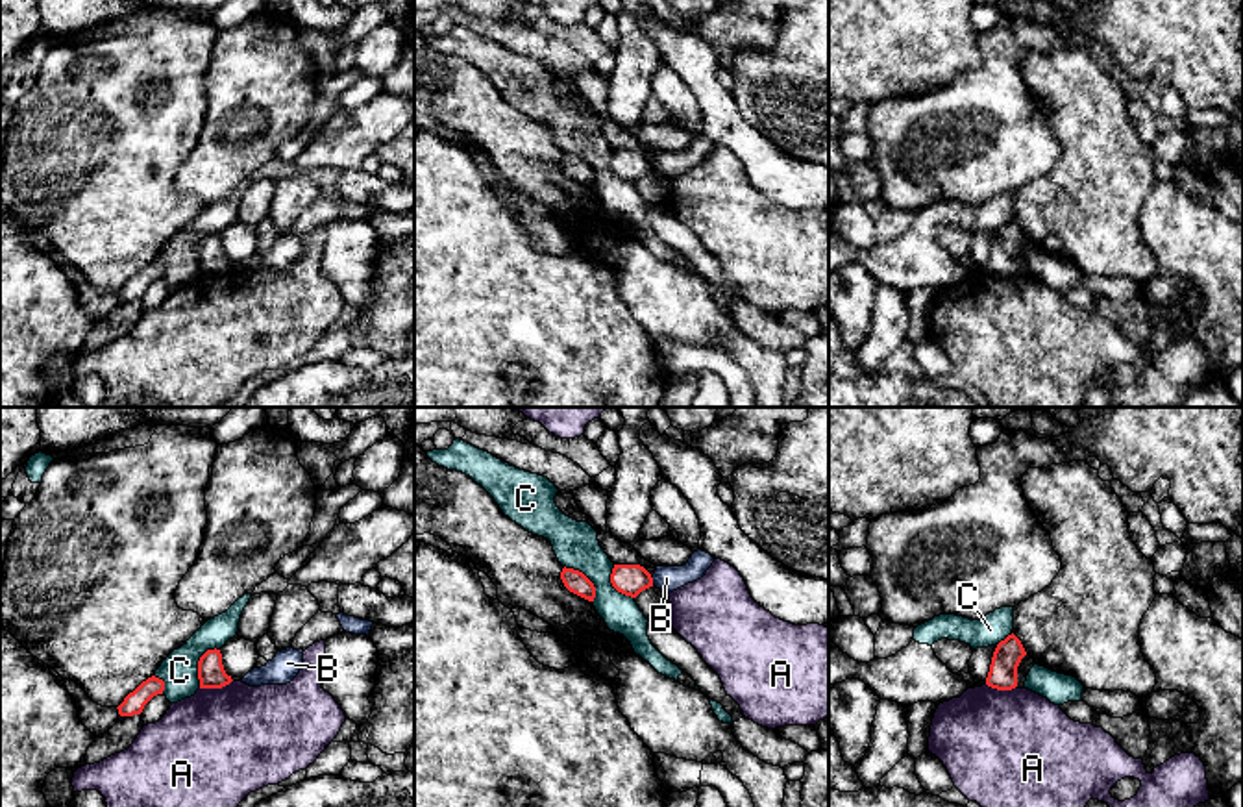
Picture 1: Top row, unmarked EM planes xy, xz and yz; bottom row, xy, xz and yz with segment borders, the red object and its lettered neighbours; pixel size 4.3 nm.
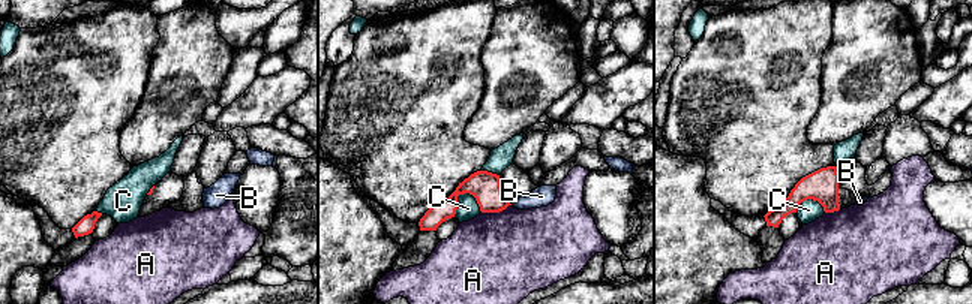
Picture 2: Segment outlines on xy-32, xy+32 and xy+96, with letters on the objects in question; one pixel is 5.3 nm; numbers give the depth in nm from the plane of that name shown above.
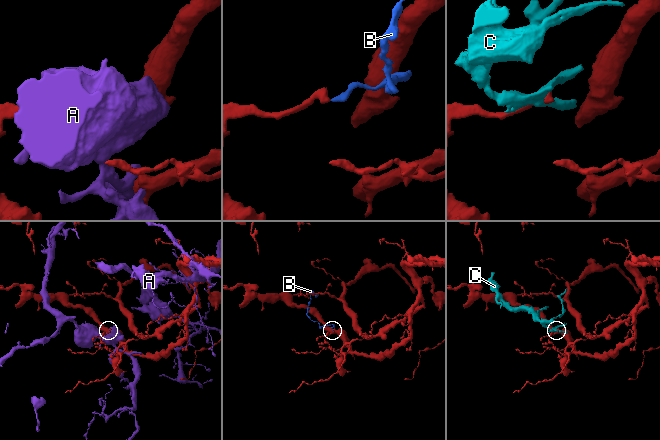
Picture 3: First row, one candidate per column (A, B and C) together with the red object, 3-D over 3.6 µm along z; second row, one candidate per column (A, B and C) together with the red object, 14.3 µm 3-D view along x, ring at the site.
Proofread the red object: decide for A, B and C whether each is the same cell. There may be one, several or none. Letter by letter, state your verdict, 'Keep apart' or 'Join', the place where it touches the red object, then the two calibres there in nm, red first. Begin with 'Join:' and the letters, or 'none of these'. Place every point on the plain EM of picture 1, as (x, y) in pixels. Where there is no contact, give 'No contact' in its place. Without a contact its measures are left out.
Join: none of these
A: Keep apart. Touches red at xy (215, 273). Thickness 120 nm (red) against 480 nm
B: Keep apart. Touches red at xz (652, 167). Thickness 140 nm (red) against 110 nm
C: Keep apart. Touches red at xy (198, 250). Thickness 120 nm (red) against 160 nm

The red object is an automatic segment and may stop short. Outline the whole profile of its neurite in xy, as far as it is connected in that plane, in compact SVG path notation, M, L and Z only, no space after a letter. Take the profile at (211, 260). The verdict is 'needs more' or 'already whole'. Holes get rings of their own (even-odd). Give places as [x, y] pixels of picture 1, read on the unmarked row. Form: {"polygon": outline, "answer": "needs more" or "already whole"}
{"polygon": "M207 235L198 246L200 274L222 274L233 265L226 259L220 235Z", "answer": "already whole"}

